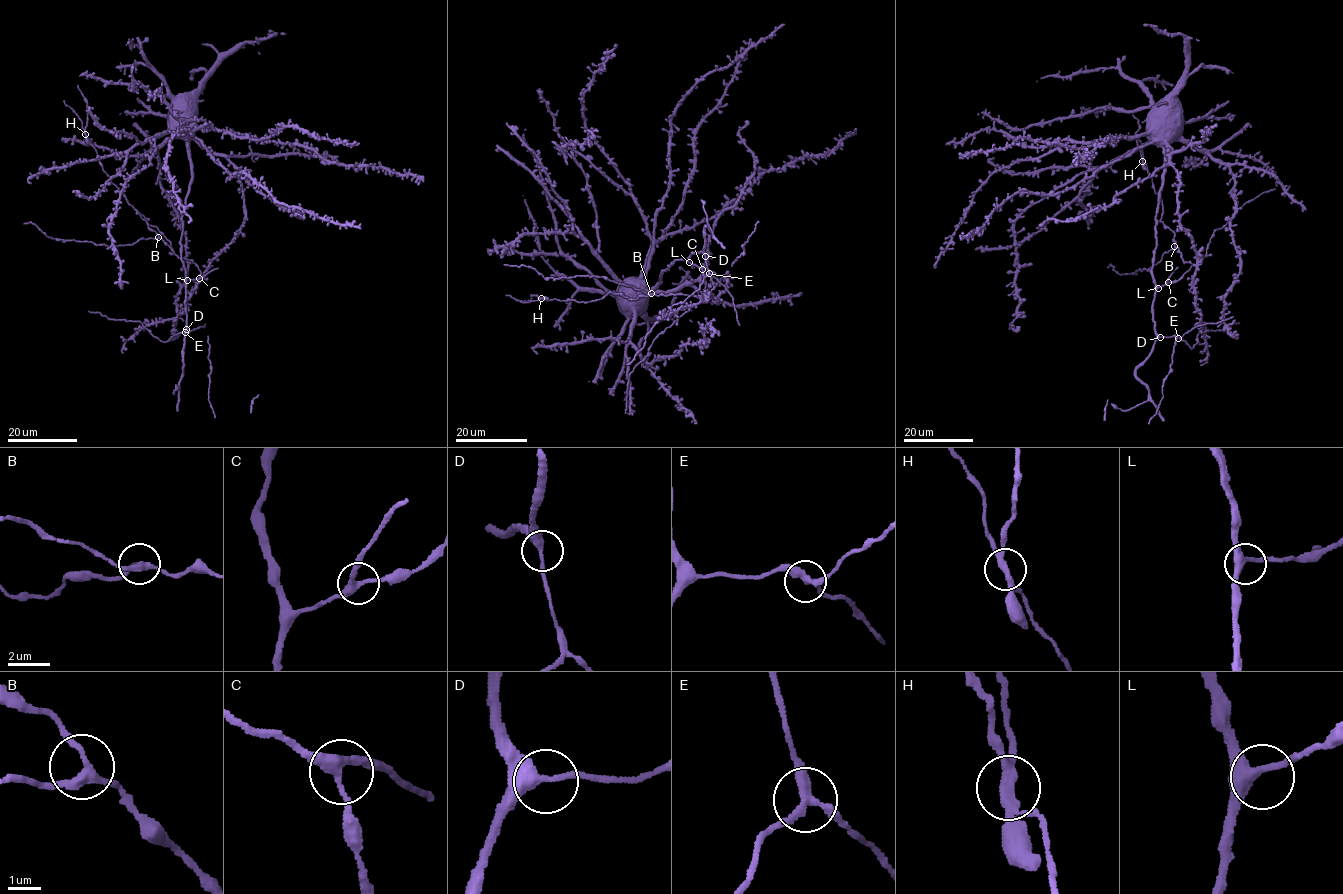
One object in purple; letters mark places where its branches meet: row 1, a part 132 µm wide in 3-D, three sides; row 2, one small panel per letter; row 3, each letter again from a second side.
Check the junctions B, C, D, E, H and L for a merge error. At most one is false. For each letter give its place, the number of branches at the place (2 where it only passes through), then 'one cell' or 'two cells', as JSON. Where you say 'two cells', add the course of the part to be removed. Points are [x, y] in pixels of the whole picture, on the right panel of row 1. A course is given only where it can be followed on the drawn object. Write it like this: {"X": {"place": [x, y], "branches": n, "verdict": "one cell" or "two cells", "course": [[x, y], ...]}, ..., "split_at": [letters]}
{"B": {"place": [1174, 246], "branches": 3, "verdict": "one cell"}, "C": {"place": [1168, 282], "branches": 3, "verdict": "one cell"}, "D": {"place": [1160, 337], "branches": 3, "verdict": "one cell"}, "E": {"place": [1178, 338], "branches": 3, "verdict": "one cell"}, "H": {"place": [1142, 161], "branches": 3, "verdict": "two cells", "course": [[1143, 160], [1136, 139], [1138, 119], [1132, 114]]}, "L": {"place": [1158, 288], "branches": 3, "verdict": "one cell"}, "split_at": ["H"]}

